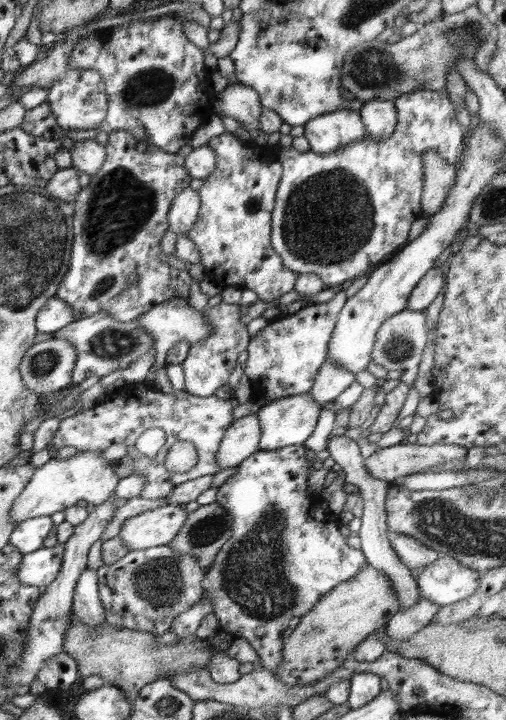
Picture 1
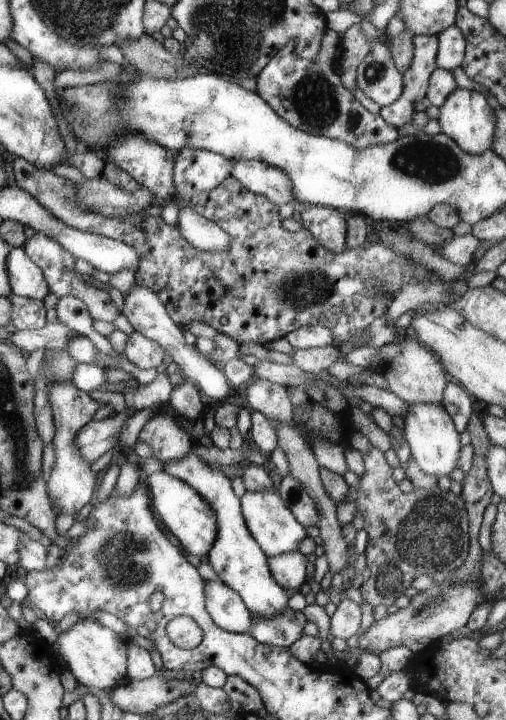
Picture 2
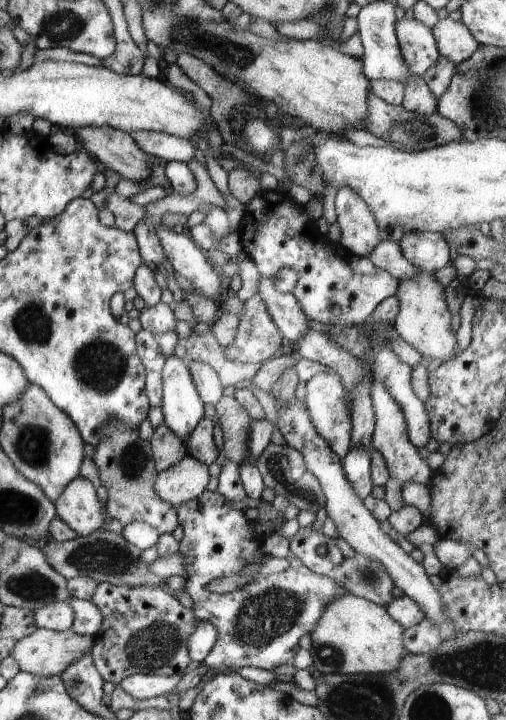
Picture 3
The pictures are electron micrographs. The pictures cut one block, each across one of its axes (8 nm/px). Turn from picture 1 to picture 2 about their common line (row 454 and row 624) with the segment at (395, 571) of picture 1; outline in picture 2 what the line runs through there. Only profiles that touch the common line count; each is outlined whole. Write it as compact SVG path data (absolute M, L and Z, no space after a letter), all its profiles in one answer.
M342 596L330 619L330 634L345 641L357 634L360 631L362 620L364 620L364 609L362 607L364 606Z

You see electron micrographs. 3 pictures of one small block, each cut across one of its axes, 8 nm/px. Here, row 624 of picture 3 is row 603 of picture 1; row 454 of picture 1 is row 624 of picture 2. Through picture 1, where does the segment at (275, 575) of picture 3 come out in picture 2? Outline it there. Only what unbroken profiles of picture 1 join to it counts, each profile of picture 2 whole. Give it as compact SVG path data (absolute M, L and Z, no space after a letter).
M288 607L275 617L258 616L251 613L250 636L260 644L288 649L299 638L304 636L304 625L307 623L302 611Z

